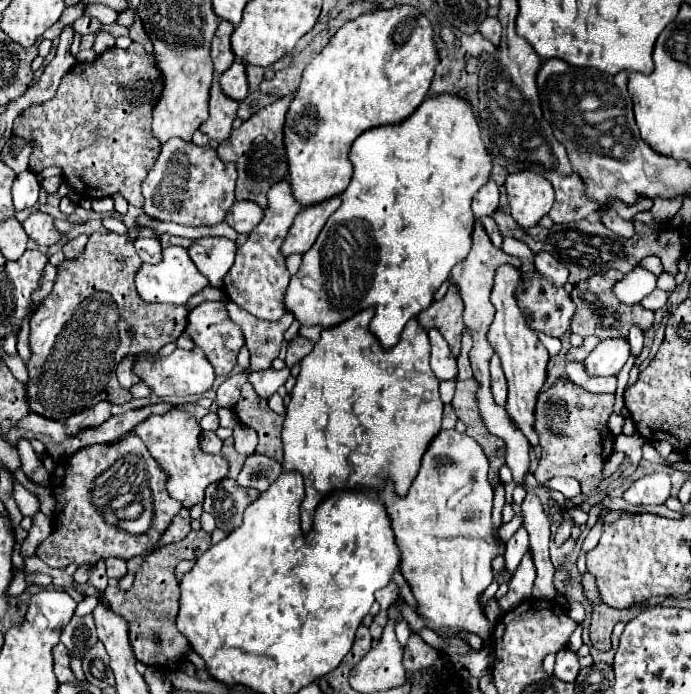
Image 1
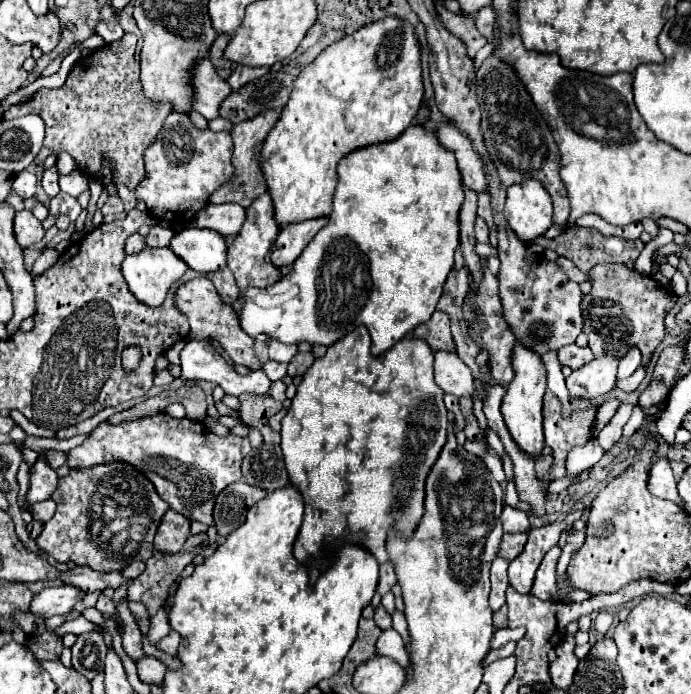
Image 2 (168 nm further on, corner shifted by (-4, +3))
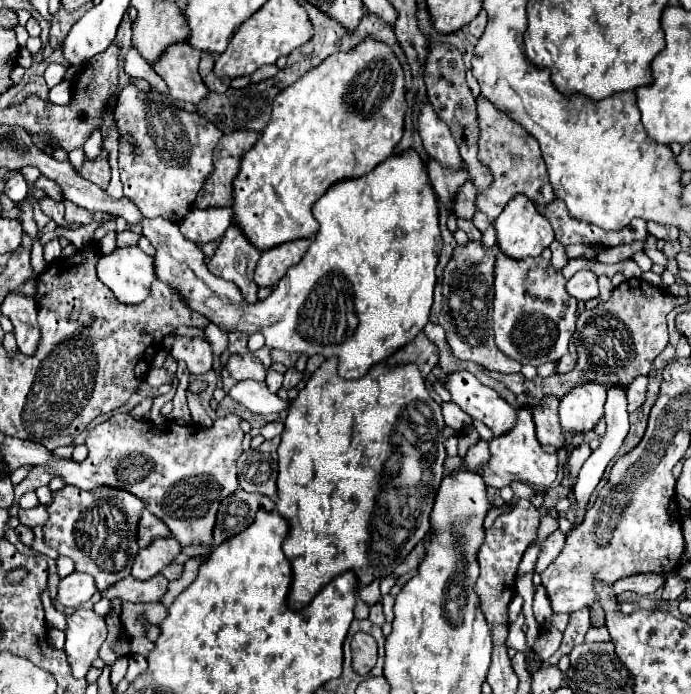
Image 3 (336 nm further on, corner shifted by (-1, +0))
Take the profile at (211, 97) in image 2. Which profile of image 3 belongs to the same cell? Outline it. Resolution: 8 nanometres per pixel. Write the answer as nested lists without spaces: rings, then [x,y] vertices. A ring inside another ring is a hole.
[[[181,43],[177,47],[169,47],[169,51],[165,51],[165,55],[153,65],[153,69],[163,77],[169,93],[175,99],[199,105],[211,93],[201,75],[197,73],[199,57],[199,49]]]

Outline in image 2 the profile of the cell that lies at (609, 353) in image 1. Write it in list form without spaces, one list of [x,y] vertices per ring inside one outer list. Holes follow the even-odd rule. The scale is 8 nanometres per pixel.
[[[600,356],[582,366],[580,370],[574,370],[566,378],[570,398],[594,400],[602,394],[608,394],[616,384],[616,370],[618,370],[616,356]]]

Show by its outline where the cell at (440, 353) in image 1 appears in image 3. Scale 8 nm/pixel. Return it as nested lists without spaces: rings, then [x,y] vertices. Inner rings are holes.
[[[447,373],[443,387],[451,393],[453,403],[457,403],[473,419],[483,421],[495,437],[513,427],[515,409],[509,407],[509,403],[505,403],[505,399],[501,399],[493,389],[479,383],[473,373]]]

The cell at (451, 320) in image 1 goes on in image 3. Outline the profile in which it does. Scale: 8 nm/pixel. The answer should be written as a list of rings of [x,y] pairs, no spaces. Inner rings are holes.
[[[419,333],[411,343],[401,347],[397,353],[393,353],[387,359],[389,365],[399,365],[399,363],[417,363],[419,371],[423,377],[431,373],[431,369],[439,363],[439,349],[435,343],[427,339],[425,333]]]

